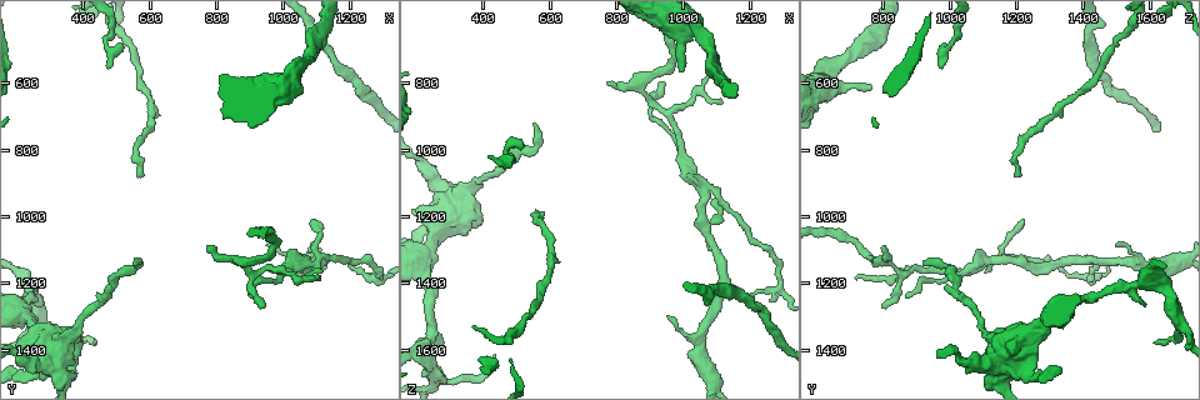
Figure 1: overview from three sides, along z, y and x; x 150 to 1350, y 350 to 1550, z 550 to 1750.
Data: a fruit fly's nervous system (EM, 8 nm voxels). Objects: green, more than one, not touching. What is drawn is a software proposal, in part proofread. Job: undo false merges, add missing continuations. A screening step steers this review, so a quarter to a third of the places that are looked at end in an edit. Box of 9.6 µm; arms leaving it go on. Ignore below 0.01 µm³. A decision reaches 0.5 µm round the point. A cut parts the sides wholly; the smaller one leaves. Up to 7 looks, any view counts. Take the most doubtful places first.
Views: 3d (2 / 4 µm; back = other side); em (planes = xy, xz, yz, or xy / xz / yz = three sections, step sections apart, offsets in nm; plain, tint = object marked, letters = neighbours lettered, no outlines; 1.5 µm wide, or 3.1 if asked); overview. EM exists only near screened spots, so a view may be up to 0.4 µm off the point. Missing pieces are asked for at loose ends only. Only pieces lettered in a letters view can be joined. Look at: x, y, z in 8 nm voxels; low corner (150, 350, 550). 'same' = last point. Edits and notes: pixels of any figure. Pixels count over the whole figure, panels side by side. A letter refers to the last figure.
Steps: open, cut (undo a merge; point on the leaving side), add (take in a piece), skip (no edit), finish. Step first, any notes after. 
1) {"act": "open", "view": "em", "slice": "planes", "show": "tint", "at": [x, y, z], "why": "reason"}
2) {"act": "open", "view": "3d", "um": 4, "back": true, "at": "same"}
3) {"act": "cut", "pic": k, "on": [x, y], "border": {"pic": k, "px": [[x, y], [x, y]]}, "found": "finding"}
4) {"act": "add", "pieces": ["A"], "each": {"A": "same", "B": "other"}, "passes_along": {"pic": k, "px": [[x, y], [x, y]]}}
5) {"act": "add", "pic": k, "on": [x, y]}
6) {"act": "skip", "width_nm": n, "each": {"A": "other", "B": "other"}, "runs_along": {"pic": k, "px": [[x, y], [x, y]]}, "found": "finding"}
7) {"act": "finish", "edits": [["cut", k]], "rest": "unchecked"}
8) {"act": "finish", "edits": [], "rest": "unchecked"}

{"act": "open", "view": "em", "slice": "yz", "step": 4, "show": "letters", "at": [950, 1270, 800], "why": "branch stops here"}

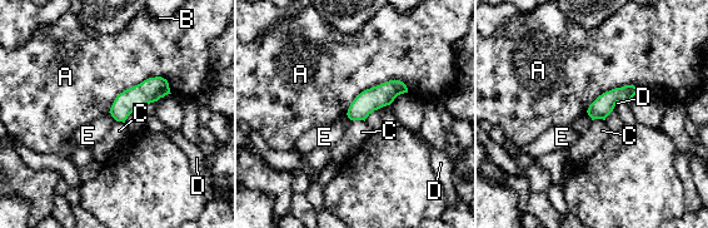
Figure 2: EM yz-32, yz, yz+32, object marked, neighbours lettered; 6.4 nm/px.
{"act": "skip", "width_nm": 140, "each": {"A": "other", "B": "other", "C": "other", "D": "other", "E": "other"}, "border": {"pic": 2, "px": [[628, 103], [617, 103], [612, 110]]}, "found": "none of them fits"}

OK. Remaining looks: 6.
{"act": "open", "view": "3d", "um": 4, "at": [1000, 620, 770], "why": "branch stops here"}

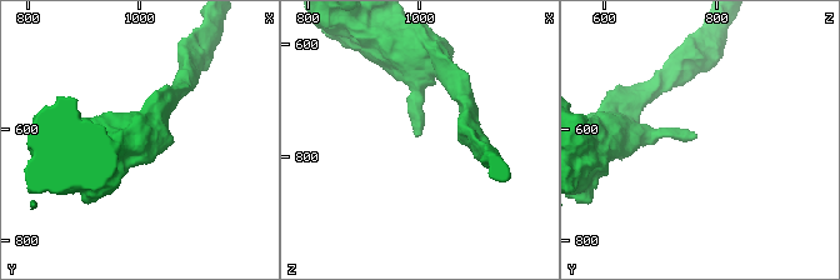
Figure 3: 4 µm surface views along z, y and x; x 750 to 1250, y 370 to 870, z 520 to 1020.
{"act": "open", "view": "em", "slice": "planes", "show": "plain", "at": [995, 615, 760], "why": "now the EM"}

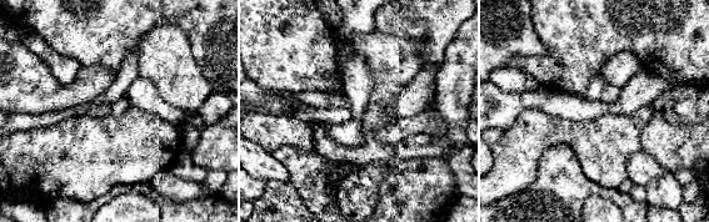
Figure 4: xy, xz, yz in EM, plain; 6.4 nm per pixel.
{"act": "open", "view": "em", "slice": "planes", "show": "letters", "at": "same", "why": "what lies round it"}

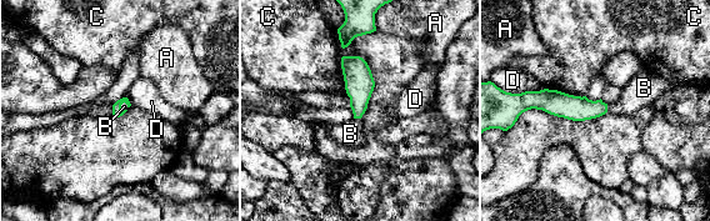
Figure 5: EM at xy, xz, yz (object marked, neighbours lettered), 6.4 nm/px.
{"act": "add", "pieces": ["B"], "each": {"A": "other", "B": "same", "C": "other", "D": "other"}, "passes_along": {"pic": 5, "px": [[359, 83], [358, 117], [350, 134]]}, "found": "the neuron continues"}

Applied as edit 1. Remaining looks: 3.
{"act": "open", "view": "em", "slice": "planes", "show": "letters", "at": [1280, 1190, 1420], "why": "sharp bend"}

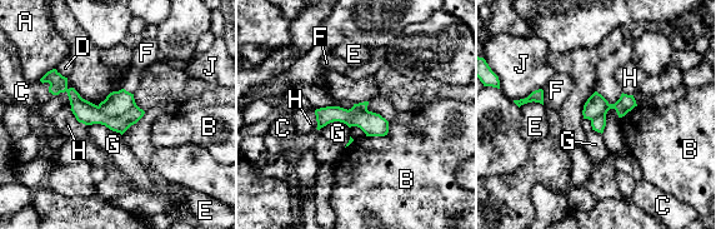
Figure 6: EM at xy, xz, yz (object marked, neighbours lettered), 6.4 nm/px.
{"act": "cut", "pic": 6, "on": [118, 103], "each": {"A": "other", "B": "other", "C": "other", "D": "other", "E": "other", "F": "other", "G": "other", "H": "other", "J": "other"}, "found": "two neurons meet here"}

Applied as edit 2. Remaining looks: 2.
{"act": "finish", "edits": [["add", 5], ["cut", 6]], "rest": "unchecked"}

